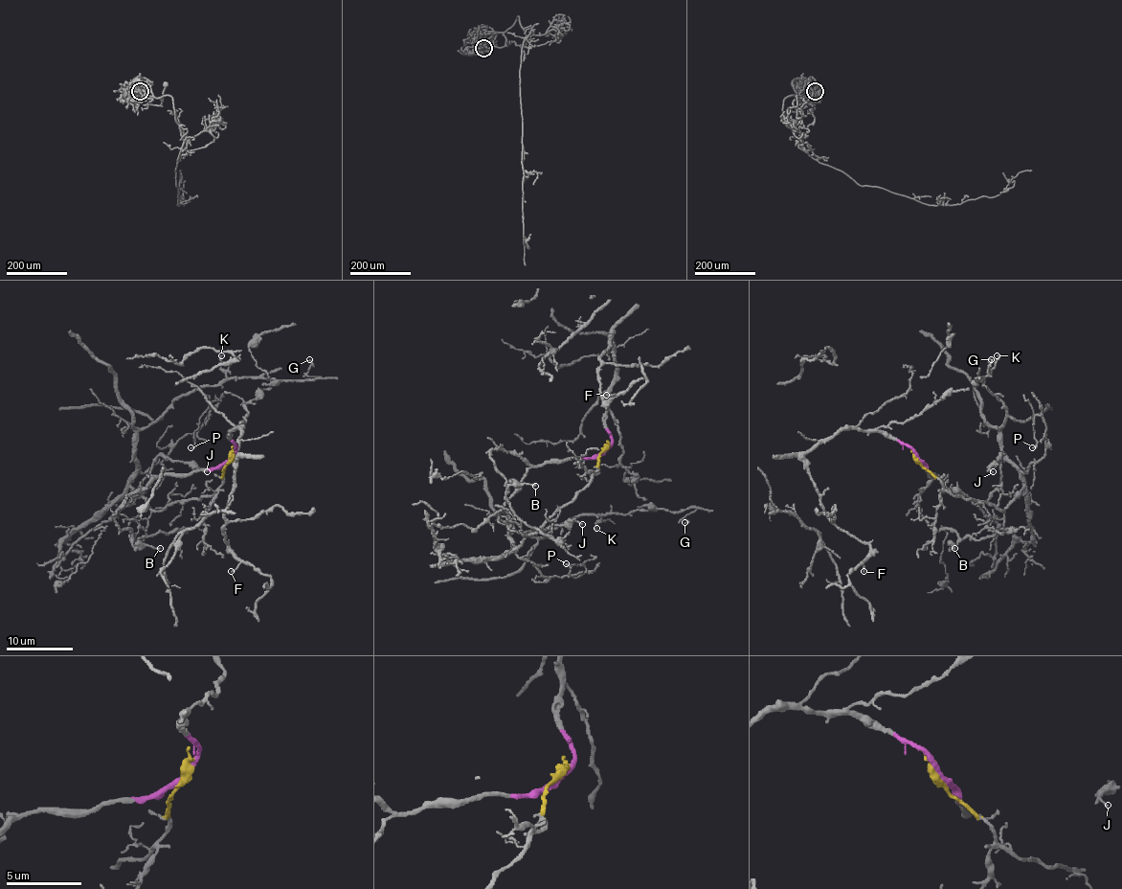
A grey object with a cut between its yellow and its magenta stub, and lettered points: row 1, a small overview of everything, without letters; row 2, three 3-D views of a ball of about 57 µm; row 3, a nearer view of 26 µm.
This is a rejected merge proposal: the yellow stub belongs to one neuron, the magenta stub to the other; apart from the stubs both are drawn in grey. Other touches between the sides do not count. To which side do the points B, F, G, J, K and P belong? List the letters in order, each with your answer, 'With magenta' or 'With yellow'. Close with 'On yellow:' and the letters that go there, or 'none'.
B: With magenta
F: With magenta
G: With yellow
J: With magenta
K: With yellow
P: With yellow
On yellow: G, K, P

